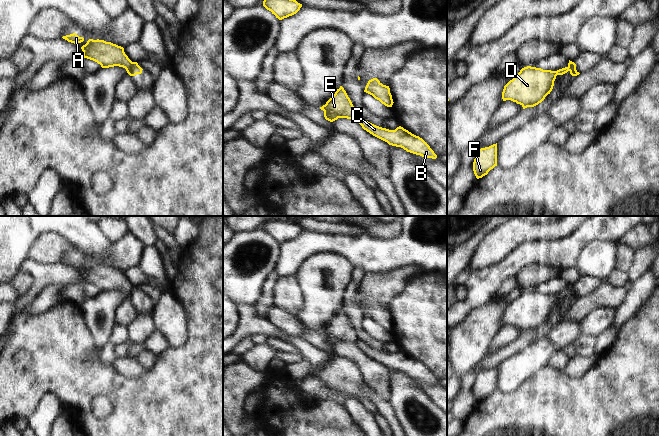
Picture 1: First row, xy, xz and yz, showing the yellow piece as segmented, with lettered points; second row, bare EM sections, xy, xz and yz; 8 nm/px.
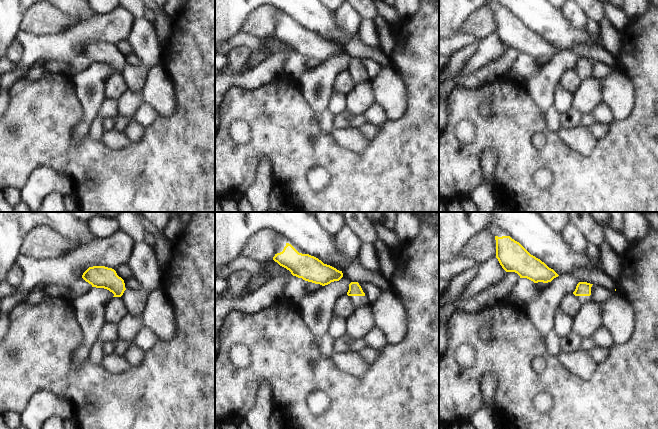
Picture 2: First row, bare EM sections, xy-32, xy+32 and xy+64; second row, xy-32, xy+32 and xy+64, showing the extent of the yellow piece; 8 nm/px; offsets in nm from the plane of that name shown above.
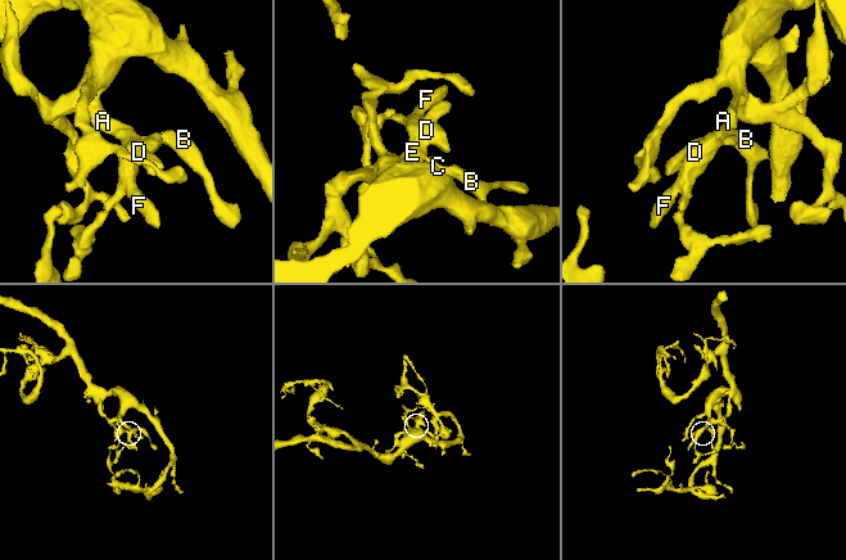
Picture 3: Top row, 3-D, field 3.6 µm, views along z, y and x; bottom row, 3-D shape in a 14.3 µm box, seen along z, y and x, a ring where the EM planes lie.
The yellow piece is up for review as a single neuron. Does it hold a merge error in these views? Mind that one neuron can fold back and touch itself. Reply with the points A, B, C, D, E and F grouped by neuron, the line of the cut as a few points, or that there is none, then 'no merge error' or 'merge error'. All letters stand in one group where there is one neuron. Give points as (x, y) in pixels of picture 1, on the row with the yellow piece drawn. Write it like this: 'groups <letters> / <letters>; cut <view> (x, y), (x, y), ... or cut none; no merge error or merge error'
groups A D E F / B C; cut xy (132, 62), (128, 73); merge error

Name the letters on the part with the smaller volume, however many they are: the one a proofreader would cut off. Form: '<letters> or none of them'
B, C

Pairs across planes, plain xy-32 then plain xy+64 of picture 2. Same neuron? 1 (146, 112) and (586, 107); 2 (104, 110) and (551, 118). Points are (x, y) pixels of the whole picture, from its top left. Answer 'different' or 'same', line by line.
1: different
2: different

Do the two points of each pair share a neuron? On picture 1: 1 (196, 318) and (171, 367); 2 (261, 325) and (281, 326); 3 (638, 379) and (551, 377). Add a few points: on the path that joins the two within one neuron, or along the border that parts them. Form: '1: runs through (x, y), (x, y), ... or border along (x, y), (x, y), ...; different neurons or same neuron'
1: runs through (196, 330), (196, 342), (183, 355); same neuron
2: border along (276, 330), (274, 333), (254, 333), (252, 335); different neurons
3: runs through (616, 386), (573, 386); same neuron

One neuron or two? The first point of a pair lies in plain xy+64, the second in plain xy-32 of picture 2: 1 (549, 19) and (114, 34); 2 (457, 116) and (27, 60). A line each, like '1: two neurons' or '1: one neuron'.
1: two neurons
2: two neurons

